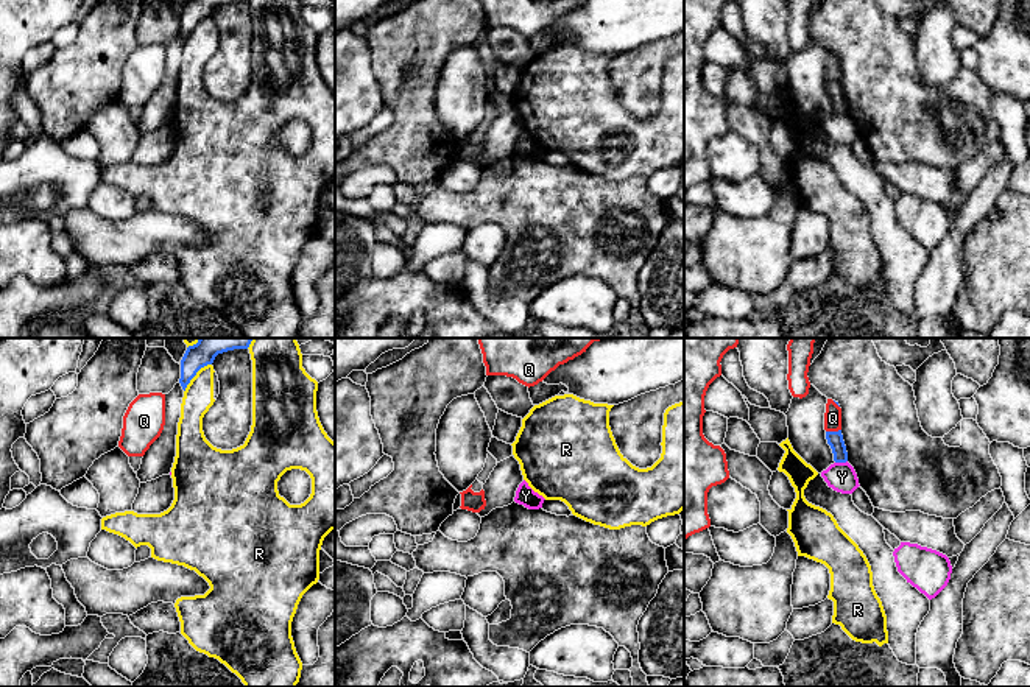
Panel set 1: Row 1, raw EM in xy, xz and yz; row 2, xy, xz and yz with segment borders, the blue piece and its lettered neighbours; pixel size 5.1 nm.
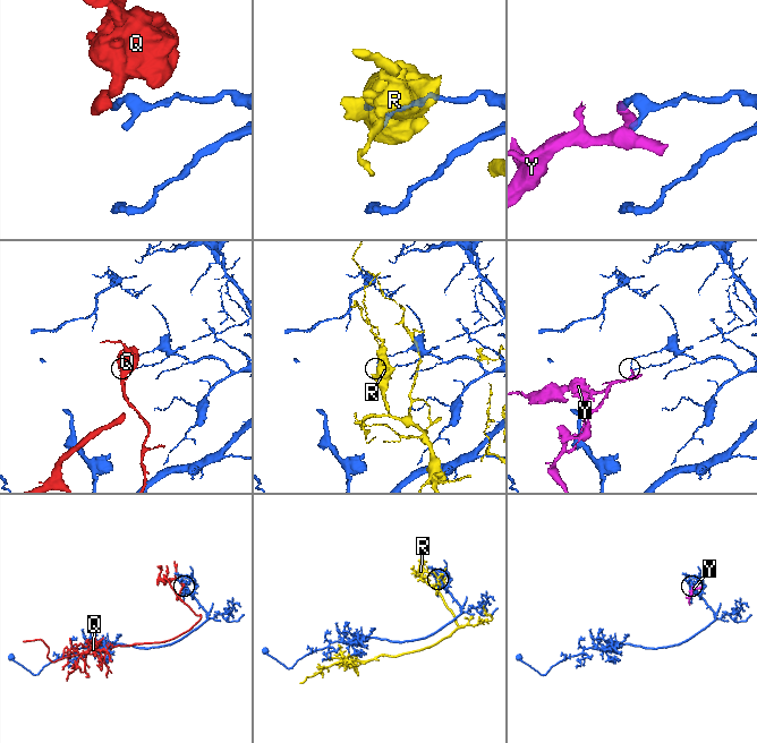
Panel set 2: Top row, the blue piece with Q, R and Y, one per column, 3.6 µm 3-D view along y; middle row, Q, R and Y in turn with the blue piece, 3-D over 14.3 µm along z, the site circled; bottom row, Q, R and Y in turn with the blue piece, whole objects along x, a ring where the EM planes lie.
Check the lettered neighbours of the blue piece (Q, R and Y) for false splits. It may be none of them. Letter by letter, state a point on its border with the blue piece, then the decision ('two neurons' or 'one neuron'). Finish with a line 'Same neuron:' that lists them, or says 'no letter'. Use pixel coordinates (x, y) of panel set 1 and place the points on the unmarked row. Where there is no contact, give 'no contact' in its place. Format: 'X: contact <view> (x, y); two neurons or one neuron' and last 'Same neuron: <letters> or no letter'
Q: contact yz (832, 83); two neurons
R: contact xy (195, 25); two neurons
Y: contact yz (840, 112); two neurons
Same neuron: no letter

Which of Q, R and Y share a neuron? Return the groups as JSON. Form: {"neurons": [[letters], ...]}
{"neurons": [["Q"], ["R"], ["Y"]]}

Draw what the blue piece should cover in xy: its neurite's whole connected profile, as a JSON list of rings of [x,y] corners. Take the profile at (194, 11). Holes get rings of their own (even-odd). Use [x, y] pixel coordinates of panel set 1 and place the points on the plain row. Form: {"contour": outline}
{"contour": [[[187,0],[181,11],[181,30],[179,34],[185,42],[190,31],[196,26],[196,23],[212,16],[218,5],[234,2],[234,0]]]}

